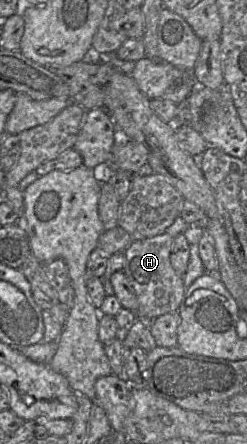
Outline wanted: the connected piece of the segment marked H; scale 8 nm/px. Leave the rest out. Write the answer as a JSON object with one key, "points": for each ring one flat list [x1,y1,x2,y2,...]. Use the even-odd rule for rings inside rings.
{"points":[[163,233,154,237,133,241,124,251,123,271,130,281,138,301,136,317,139,320,154,318,178,311,184,298,183,277,175,271,170,262,173,237]]}

